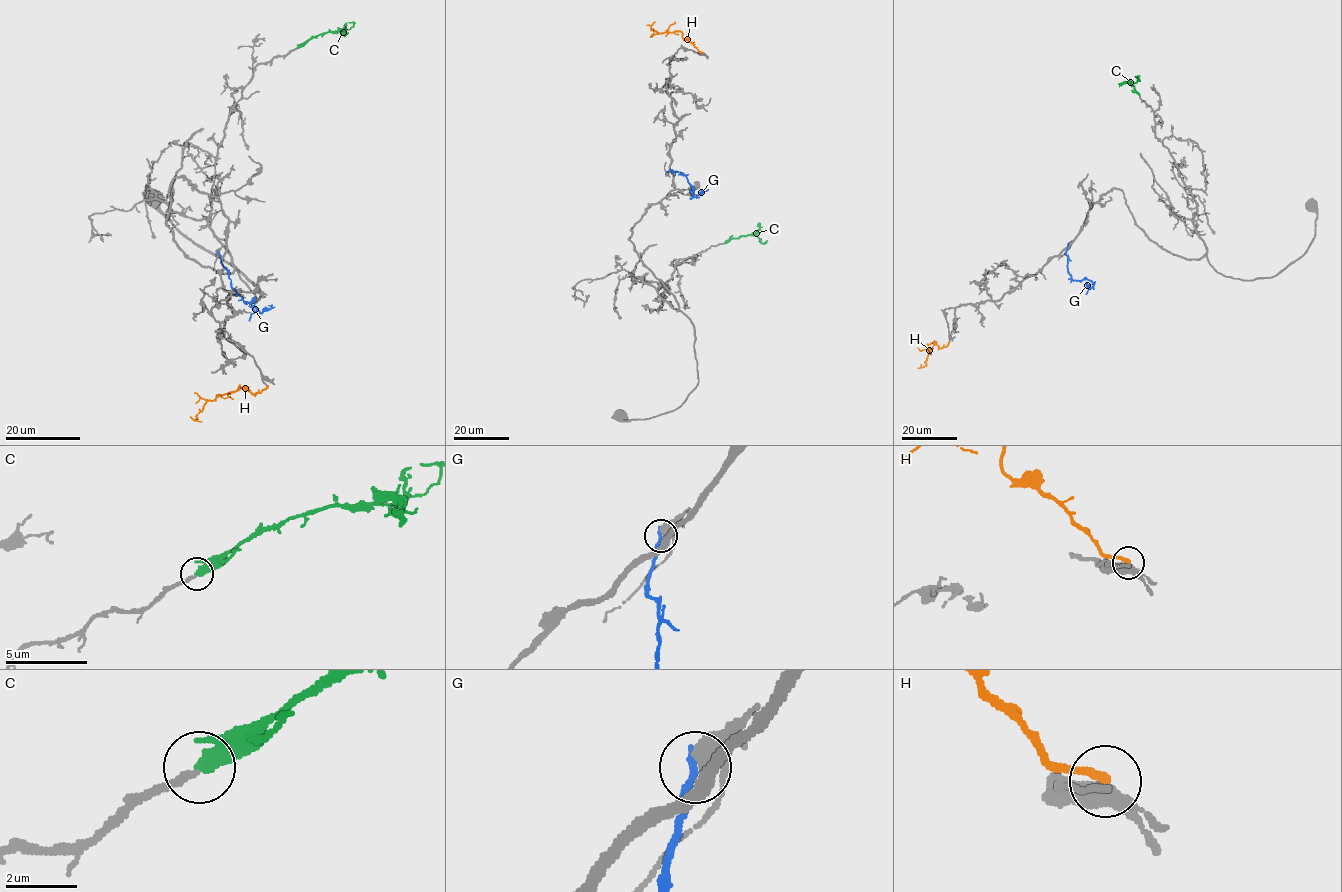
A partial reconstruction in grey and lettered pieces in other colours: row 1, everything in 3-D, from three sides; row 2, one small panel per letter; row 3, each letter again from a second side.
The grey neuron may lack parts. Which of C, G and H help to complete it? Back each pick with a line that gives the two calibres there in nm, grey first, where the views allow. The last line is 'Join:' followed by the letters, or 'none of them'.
C: 200 nm thick on the grey side, 400 nm on the other
Join: C

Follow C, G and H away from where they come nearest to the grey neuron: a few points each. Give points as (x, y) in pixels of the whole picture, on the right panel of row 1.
C: (1139, 94), (1131, 83), (1139, 81), (1140, 75)
G: (1068, 245), (1067, 272), (1073, 280), (1088, 279), (1093, 284), (1090, 288), (1085, 284)
H: (949, 342), (941, 348), (934, 342), (929, 344), (926, 364), (917, 368)

